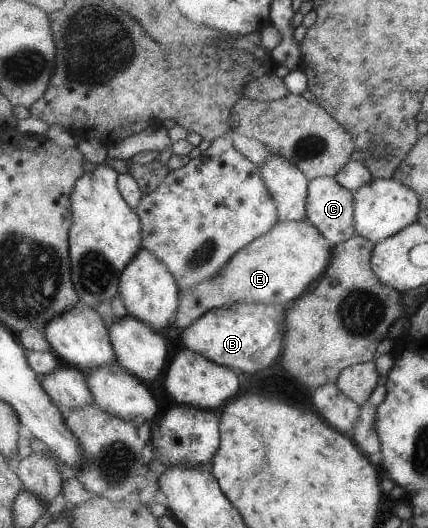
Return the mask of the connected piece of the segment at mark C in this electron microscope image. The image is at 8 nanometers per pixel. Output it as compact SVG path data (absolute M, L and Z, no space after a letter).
M335 177L314 178L308 188L308 221L332 244L340 244L357 235L355 192L344 188Z

